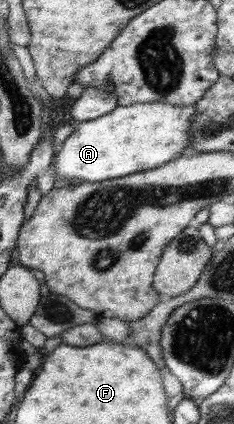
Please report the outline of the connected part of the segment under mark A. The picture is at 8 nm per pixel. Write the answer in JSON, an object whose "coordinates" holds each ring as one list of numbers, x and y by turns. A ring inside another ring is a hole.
{"coordinates":[[152,102,152,104,132,104,130,106,118,105,104,116,80,121,78,128,66,138,62,148,54,157,54,174,56,178,64,178,70,184,82,184,82,182,102,182,110,178,120,178,135,172,155,169,180,157,182,151,188,149,190,145,188,125,190,125,190,119,194,117,194,111,196,108,192,104,172,106,172,104]]}

